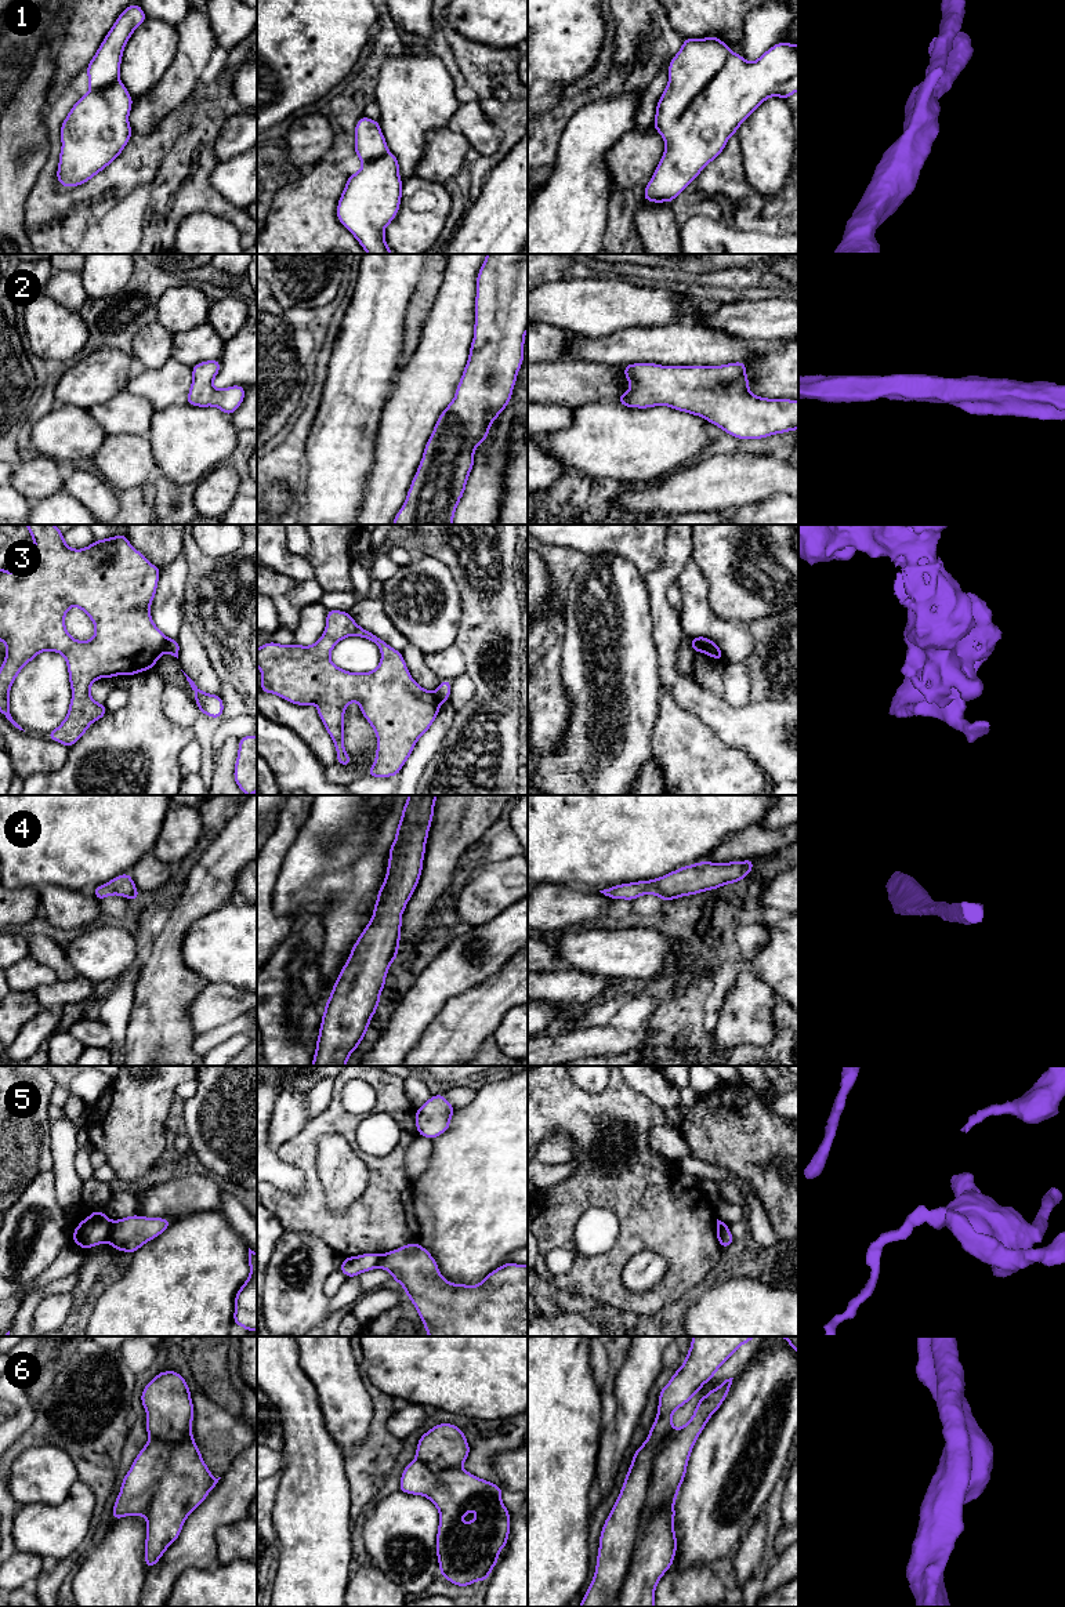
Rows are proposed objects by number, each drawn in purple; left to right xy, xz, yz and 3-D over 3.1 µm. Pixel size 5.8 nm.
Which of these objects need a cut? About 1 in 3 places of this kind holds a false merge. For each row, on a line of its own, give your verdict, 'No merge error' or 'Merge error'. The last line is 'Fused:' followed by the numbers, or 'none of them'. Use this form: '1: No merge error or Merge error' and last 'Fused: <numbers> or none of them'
1: No merge error
2: No merge error
3: Merge error
4: No merge error
5: Merge error
6: No merge error
Fused: 3, 5

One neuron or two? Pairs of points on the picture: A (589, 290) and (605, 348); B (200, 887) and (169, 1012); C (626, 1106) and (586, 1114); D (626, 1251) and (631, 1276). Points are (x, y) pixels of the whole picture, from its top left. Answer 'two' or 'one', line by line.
A: two
B: one
C: one
D: two

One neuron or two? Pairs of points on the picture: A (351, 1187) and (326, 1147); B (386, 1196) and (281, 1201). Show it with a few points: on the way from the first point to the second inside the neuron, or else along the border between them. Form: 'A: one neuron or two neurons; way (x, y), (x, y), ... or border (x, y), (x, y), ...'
A: one neuron; way (344, 1178), (334, 1157)
B: one neuron; way (359, 1221), (319, 1221), (307, 1214)

